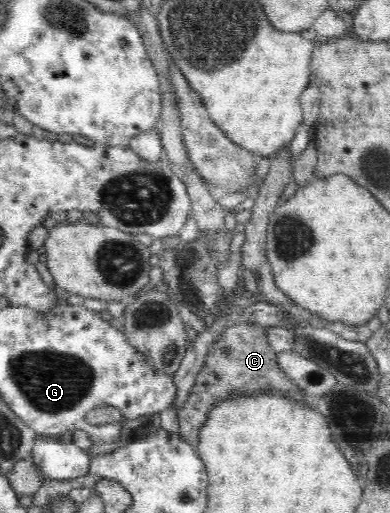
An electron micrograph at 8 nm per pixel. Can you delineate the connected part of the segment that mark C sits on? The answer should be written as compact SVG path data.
M251 321L235 323L223 330L207 353L203 368L197 374L191 393L185 404L177 410L181 438L196 446L200 432L208 421L209 413L217 404L225 400L238 400L253 393L278 393L278 396L297 401L298 404L313 405L314 399L308 396L292 378L281 370L277 362L277 352L268 341L268 326Z

